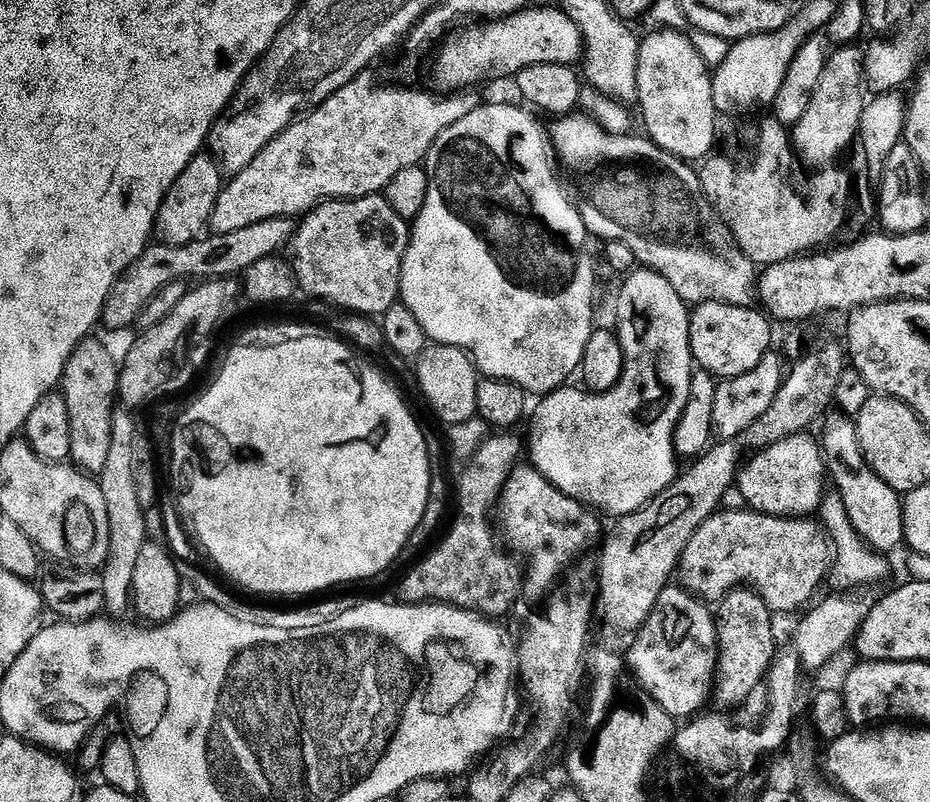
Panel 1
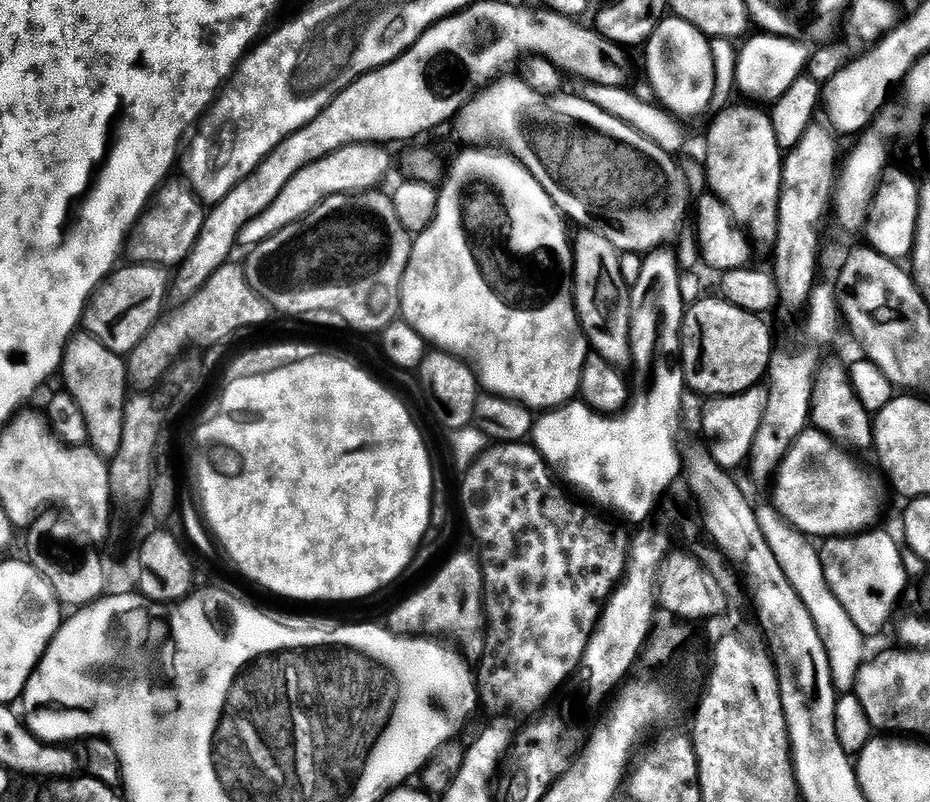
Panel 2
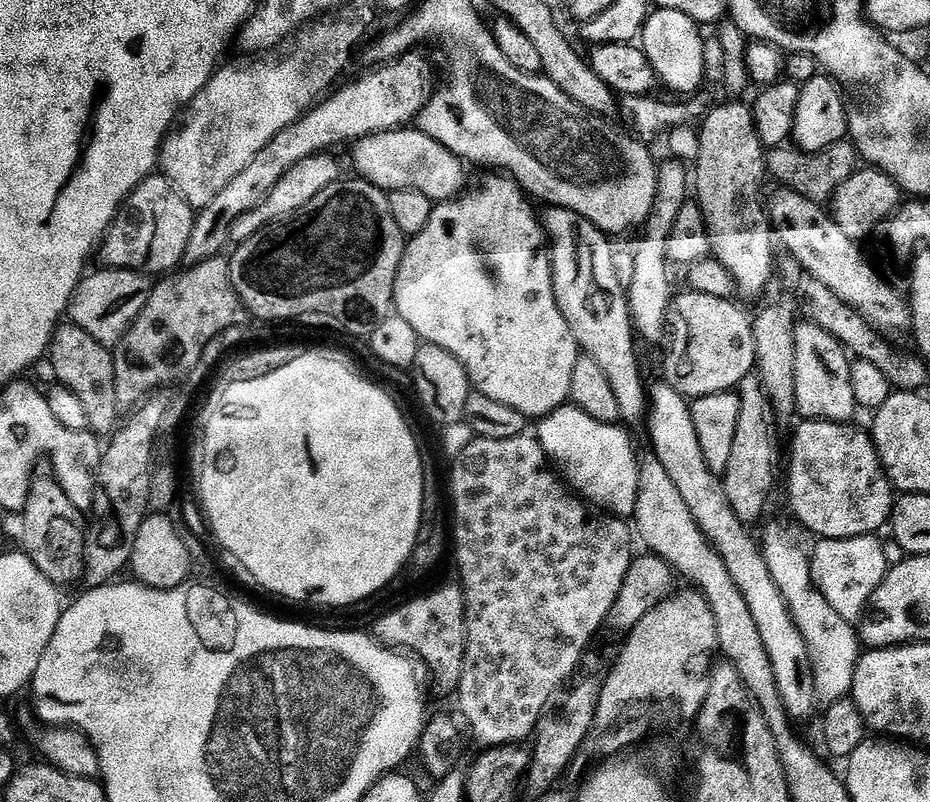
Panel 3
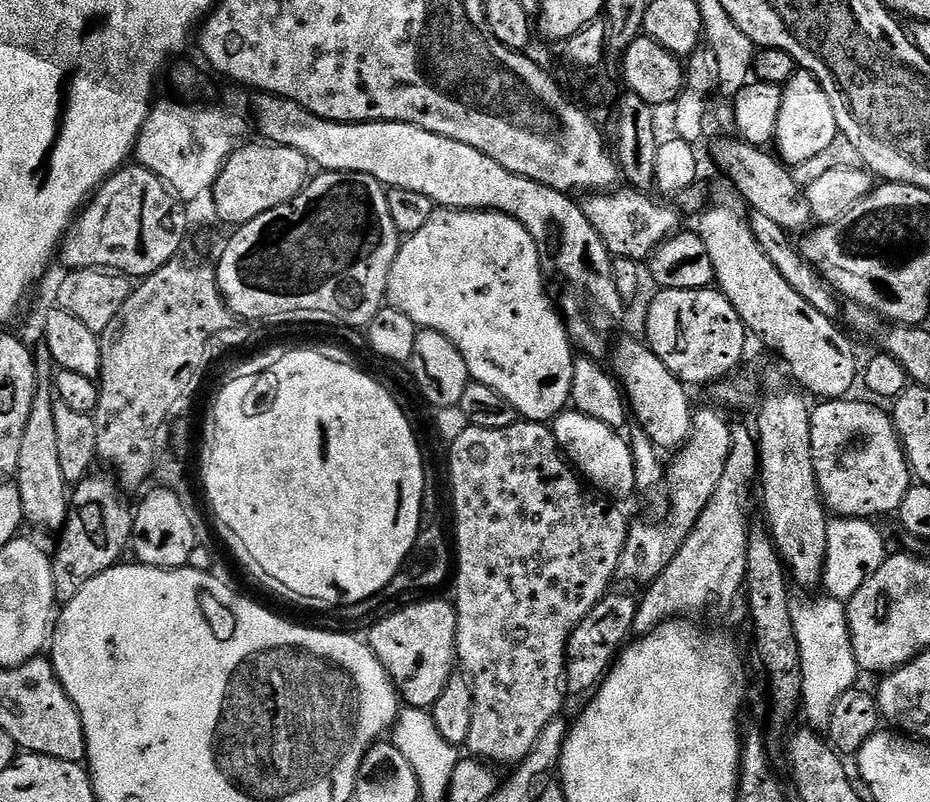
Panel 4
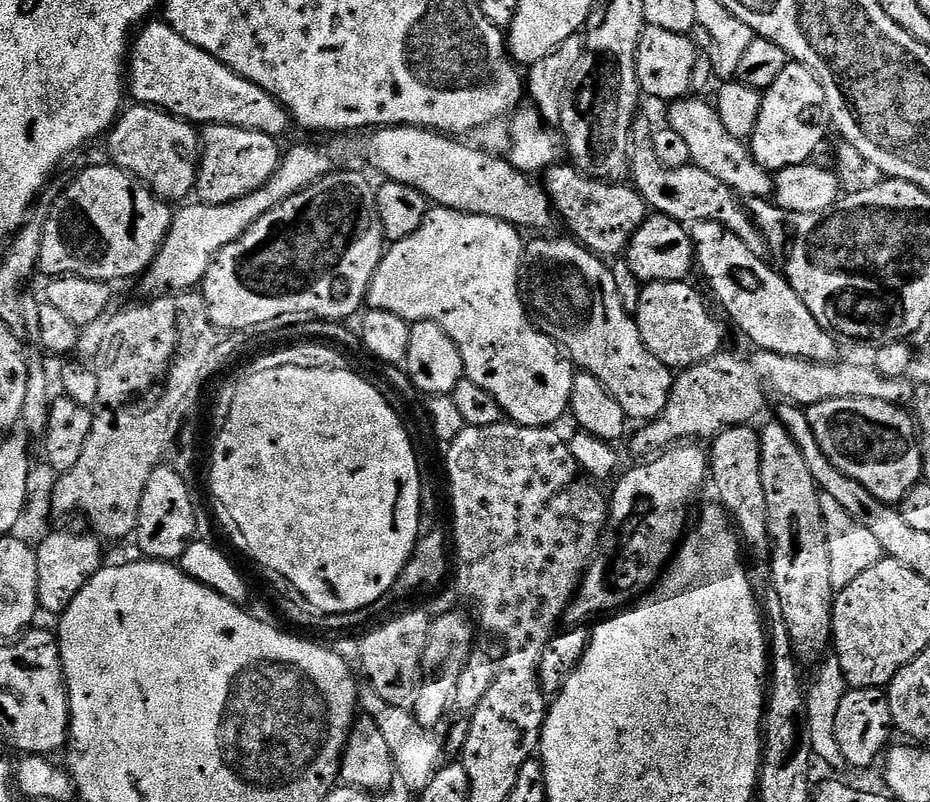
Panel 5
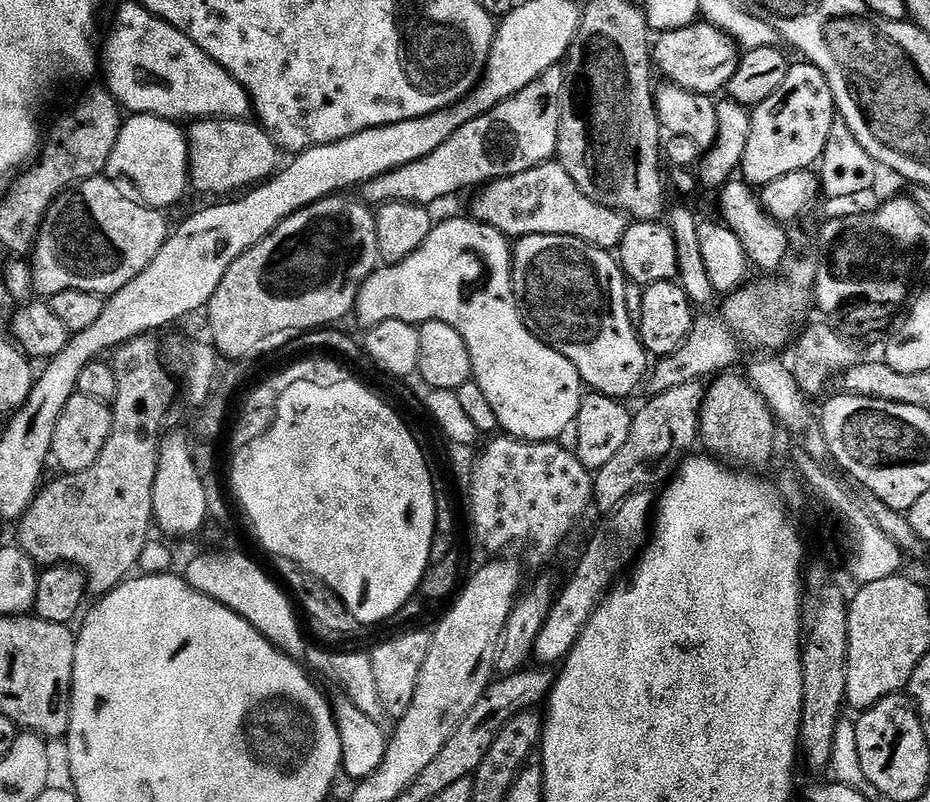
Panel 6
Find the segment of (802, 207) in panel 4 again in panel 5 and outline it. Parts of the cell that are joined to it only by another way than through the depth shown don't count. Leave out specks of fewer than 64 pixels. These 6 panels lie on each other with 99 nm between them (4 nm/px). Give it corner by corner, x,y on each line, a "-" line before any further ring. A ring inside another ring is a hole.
688,96
673,101
667,111
668,125
676,131
690,150
691,163
708,174
713,174
724,185
730,186
733,193
744,198
769,197
774,190
774,180
767,169
761,167
754,159
751,149
741,140
736,140
726,126
721,116
717,114
713,103

